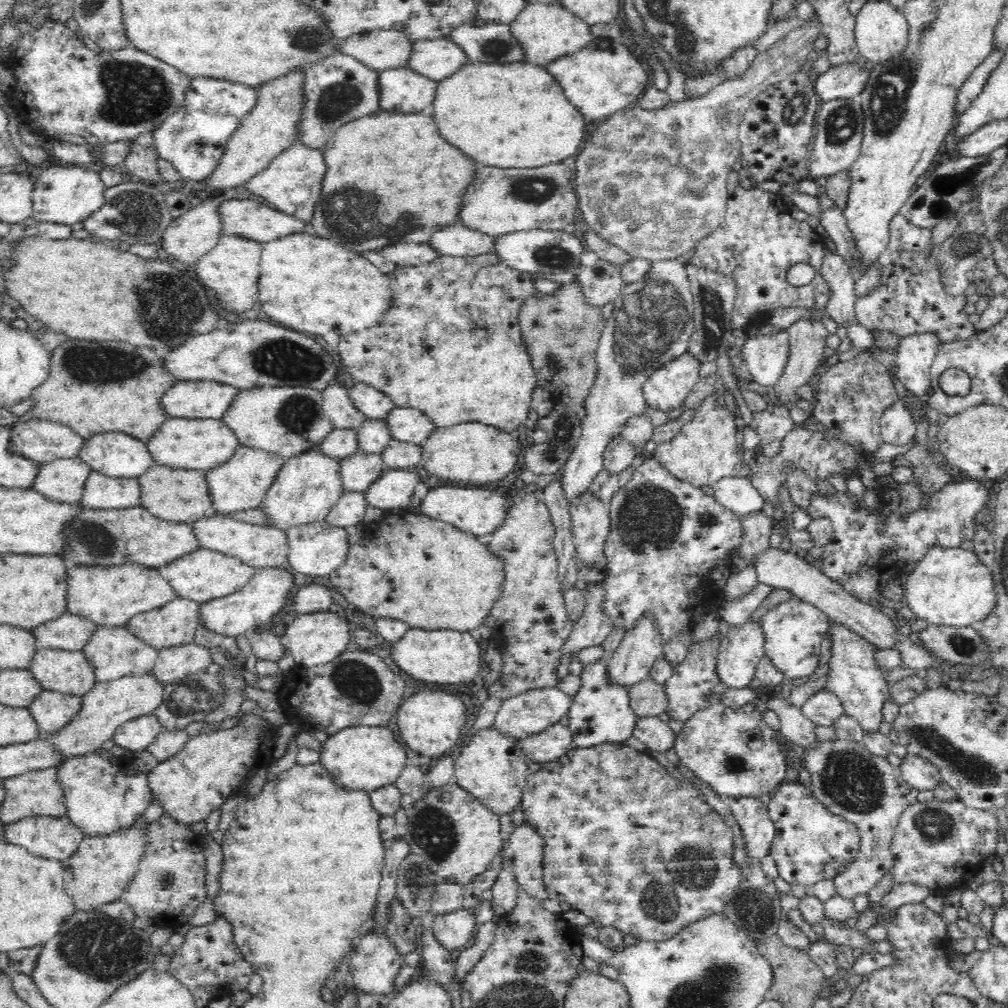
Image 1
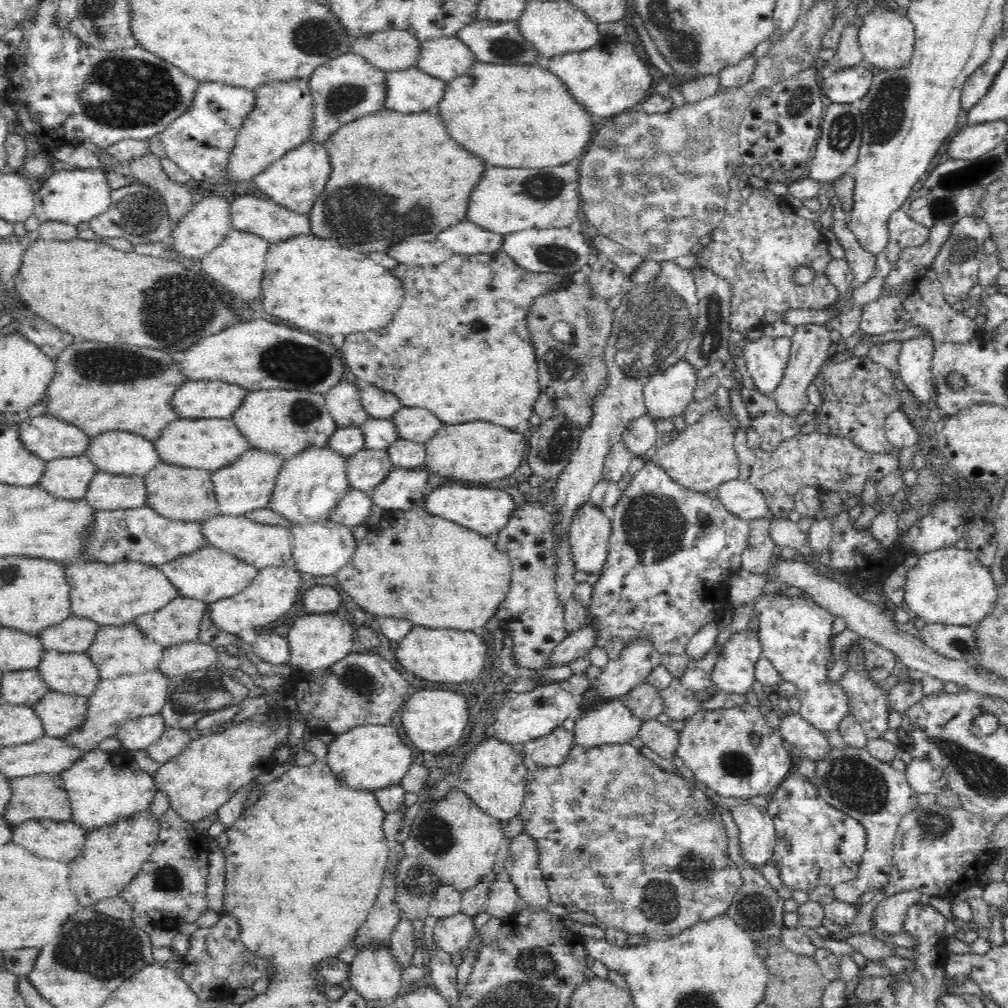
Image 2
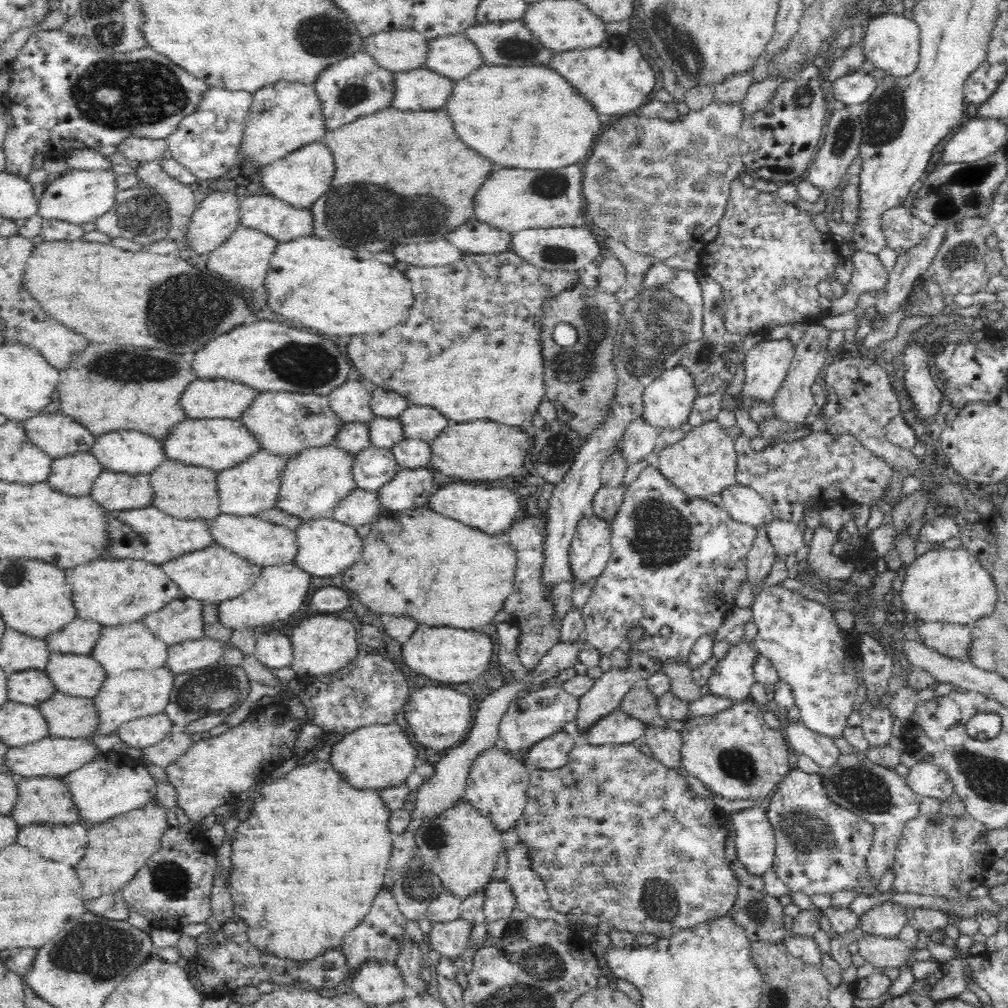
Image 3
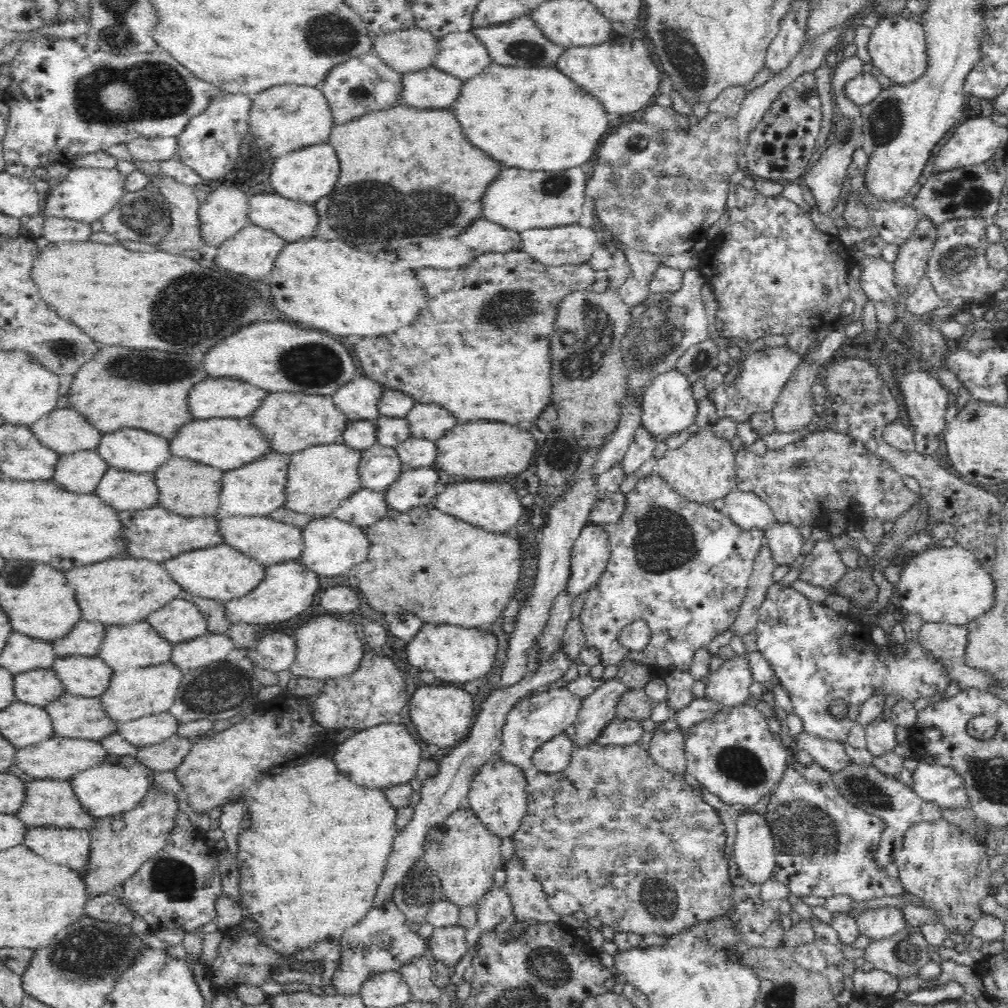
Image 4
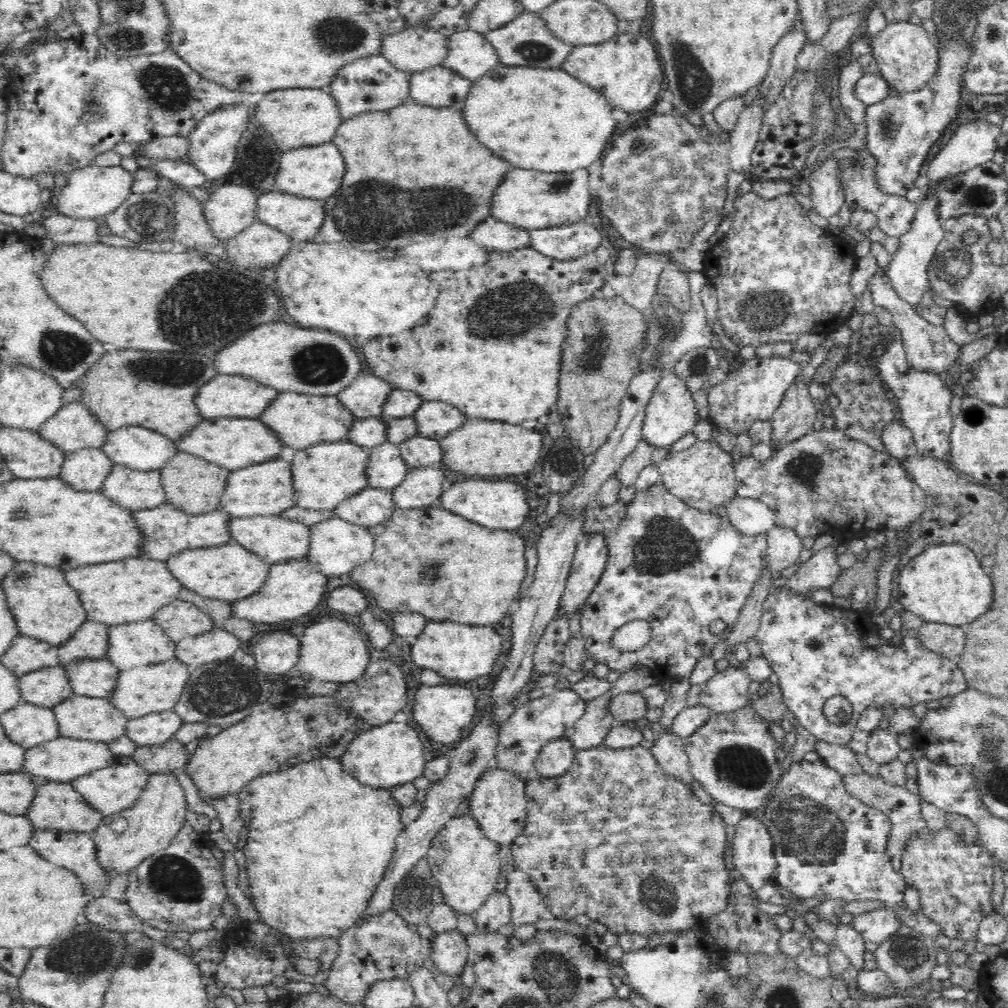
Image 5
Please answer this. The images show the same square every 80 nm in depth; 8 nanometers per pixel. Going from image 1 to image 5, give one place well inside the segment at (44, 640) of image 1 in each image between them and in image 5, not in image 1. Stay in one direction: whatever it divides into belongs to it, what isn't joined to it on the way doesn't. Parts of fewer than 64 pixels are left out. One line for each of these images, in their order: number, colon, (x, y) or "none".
2: (75, 635)
3: (79, 637)
4: (86, 638)
5: (91, 642)

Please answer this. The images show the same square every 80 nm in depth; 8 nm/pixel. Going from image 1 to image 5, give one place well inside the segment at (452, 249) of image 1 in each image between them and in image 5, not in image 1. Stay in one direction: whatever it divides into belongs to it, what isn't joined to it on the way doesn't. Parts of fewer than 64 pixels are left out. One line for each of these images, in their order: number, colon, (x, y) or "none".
2: (467, 238)
3: (475, 237)
4: (484, 236)
5: (494, 234)

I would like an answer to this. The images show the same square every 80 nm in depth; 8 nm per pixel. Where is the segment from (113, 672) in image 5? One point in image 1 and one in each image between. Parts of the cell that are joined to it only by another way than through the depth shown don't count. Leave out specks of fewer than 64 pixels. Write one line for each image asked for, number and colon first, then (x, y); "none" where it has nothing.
1: (67, 672)
2: (76, 674)
3: (78, 675)
4: (90, 676)

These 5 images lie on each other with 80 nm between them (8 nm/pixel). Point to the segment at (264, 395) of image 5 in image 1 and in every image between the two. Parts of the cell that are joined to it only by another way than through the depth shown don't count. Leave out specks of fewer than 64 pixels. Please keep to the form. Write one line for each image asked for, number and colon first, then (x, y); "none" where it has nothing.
1: (186, 399)
2: (196, 399)
3: (204, 398)
4: (215, 397)

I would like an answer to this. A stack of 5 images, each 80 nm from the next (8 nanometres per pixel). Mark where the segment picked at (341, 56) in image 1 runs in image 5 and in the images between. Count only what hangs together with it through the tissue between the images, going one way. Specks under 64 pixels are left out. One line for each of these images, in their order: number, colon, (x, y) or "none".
2: (346, 89)
3: (357, 86)
4: (356, 87)
5: (373, 83)

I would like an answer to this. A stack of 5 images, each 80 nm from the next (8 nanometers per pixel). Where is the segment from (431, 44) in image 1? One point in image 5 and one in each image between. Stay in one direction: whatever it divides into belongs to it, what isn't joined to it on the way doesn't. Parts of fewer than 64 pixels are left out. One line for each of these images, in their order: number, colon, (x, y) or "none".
2: (447, 58)
3: (456, 56)
4: (463, 54)
5: (471, 54)

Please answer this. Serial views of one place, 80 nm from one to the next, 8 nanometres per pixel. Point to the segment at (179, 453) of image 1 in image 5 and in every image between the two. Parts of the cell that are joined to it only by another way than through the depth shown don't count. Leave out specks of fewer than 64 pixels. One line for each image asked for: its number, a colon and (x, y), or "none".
2: (213, 444)
3: (218, 444)
4: (225, 443)
5: (234, 443)

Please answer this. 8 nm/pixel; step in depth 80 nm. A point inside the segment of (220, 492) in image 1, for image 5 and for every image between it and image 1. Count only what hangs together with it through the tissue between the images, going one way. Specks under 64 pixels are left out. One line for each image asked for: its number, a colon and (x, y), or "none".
2: (246, 485)
3: (253, 486)
4: (258, 488)
5: (264, 489)

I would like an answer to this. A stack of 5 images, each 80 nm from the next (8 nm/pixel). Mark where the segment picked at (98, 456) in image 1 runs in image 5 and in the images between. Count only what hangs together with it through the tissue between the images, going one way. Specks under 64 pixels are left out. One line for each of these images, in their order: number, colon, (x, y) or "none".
2: (125, 453)
3: (126, 450)
4: (135, 449)
5: (137, 447)

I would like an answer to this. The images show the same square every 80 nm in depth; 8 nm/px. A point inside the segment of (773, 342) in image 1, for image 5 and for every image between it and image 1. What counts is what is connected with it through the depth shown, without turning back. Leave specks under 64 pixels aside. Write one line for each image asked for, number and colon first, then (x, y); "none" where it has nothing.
2: (767, 357)
3: (767, 364)
4: (766, 372)
5: (752, 391)

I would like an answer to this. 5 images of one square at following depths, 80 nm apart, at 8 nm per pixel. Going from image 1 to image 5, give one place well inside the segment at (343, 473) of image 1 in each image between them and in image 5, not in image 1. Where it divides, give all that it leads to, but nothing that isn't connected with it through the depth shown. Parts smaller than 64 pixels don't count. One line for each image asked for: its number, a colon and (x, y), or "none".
2: (367, 469)
3: (374, 467)
4: (381, 466)
5: (387, 469)

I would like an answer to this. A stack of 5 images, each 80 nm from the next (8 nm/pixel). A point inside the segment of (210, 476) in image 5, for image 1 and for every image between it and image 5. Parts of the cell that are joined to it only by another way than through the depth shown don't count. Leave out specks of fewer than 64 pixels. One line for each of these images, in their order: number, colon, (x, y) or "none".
1: (174, 494)
2: (180, 493)
3: (187, 491)
4: (188, 487)

